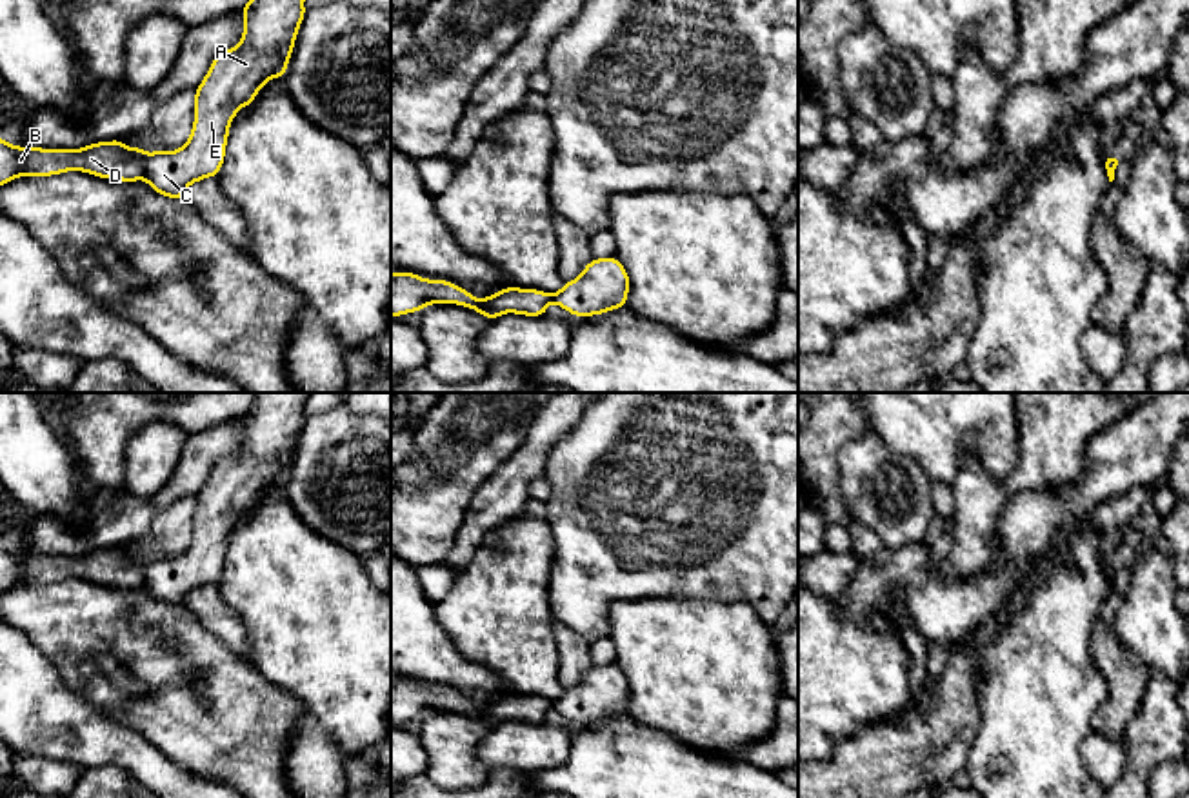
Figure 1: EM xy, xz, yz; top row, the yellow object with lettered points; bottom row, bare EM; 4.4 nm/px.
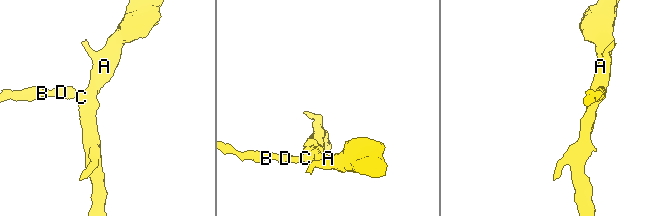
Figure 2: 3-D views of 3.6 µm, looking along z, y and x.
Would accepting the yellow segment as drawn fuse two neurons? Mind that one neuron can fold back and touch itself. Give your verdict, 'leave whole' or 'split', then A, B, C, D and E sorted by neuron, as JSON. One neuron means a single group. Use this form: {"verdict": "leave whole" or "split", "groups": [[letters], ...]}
{"verdict": "split", "groups": [["A", "C", "E"], ["B", "D"]]}

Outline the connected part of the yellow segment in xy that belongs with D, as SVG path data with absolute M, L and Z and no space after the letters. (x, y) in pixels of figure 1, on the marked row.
M0 138L0 187L18 176L53 176L67 171L98 178L138 182L145 175L145 147L127 147L122 140L95 142L80 149L44 149L11 145Z

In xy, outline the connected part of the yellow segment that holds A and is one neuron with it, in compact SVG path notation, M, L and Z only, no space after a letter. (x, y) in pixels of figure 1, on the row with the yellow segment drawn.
M249 0L240 9L244 16L240 44L220 51L195 89L195 122L189 140L180 149L151 151L145 158L144 178L153 191L184 200L191 184L218 176L235 115L251 105L271 78L284 78L305 11L304 0Z

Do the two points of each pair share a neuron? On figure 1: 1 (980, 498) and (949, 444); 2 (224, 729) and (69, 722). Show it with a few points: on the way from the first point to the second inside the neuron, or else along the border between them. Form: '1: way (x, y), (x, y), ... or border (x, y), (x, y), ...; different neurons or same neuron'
1: border (968, 437), (980, 464), (1000, 480); different neurons
2: border (86, 700), (137, 729), (157, 749); different neurons

